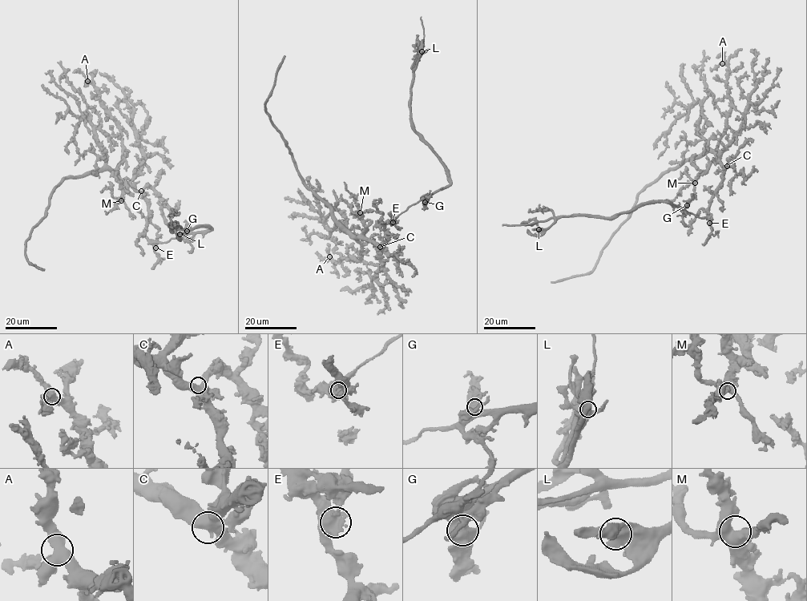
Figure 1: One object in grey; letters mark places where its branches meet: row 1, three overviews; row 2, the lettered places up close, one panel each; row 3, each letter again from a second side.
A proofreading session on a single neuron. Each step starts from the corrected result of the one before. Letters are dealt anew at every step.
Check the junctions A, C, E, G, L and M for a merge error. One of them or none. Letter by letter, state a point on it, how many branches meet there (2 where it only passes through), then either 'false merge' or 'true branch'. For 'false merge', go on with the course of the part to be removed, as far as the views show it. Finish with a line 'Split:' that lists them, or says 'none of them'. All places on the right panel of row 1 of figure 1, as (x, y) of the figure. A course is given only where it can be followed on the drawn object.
A: (722, 63) | 3 | true branch
C: (727, 166) | 3 | true branch
E: (709, 223) | 3 | false merge | (709, 223), (668, 202), (657, 202), (640, 203), (611, 217), (569, 215), (502, 224)
G: (687, 205) | 3 | true branch
L: (538, 229) | 3 | true branch
M: (695, 183) | 3 | true branch
Split: E

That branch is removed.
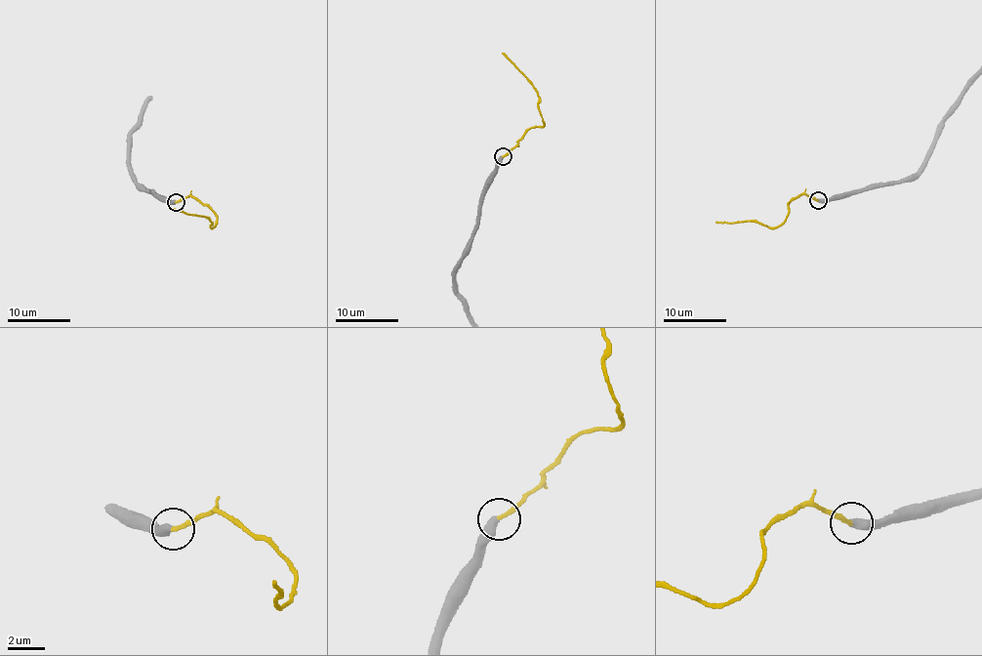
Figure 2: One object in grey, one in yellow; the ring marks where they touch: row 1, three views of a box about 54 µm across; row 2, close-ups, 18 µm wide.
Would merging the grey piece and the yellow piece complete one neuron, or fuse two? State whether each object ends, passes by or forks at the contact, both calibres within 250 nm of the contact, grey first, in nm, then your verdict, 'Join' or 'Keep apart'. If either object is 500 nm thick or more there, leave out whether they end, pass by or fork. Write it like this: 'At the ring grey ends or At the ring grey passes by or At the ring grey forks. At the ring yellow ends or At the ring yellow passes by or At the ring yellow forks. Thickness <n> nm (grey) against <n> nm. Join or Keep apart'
Thickness 500 nm (grey) against 220 nm. Join

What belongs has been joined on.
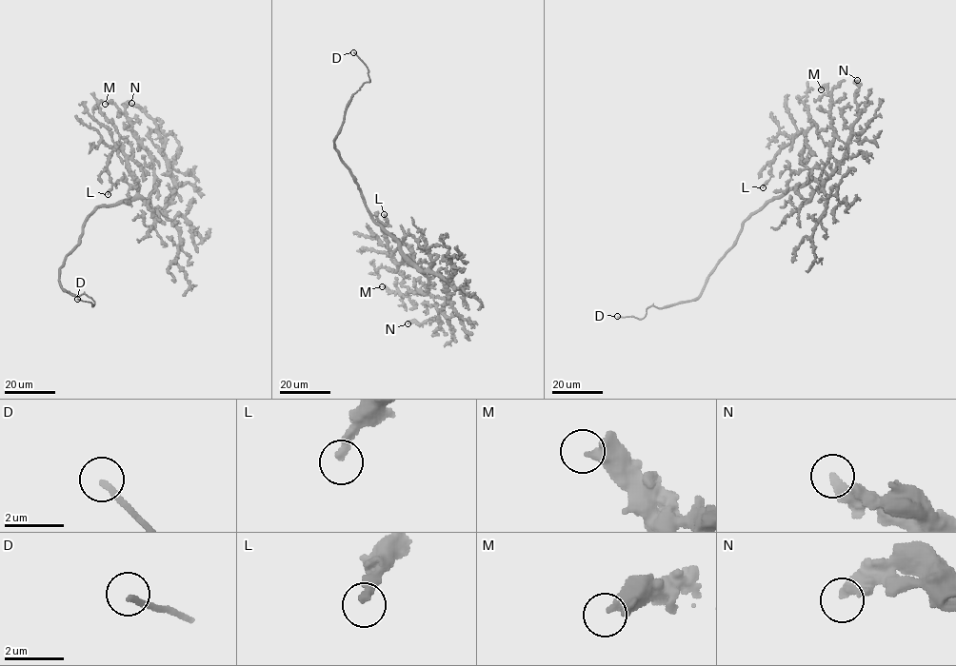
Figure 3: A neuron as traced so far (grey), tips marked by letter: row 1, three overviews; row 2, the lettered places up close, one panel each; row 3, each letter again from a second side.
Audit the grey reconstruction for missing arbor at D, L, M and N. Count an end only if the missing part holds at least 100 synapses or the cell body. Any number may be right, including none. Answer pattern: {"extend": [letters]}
{"extend": ["D"]}

